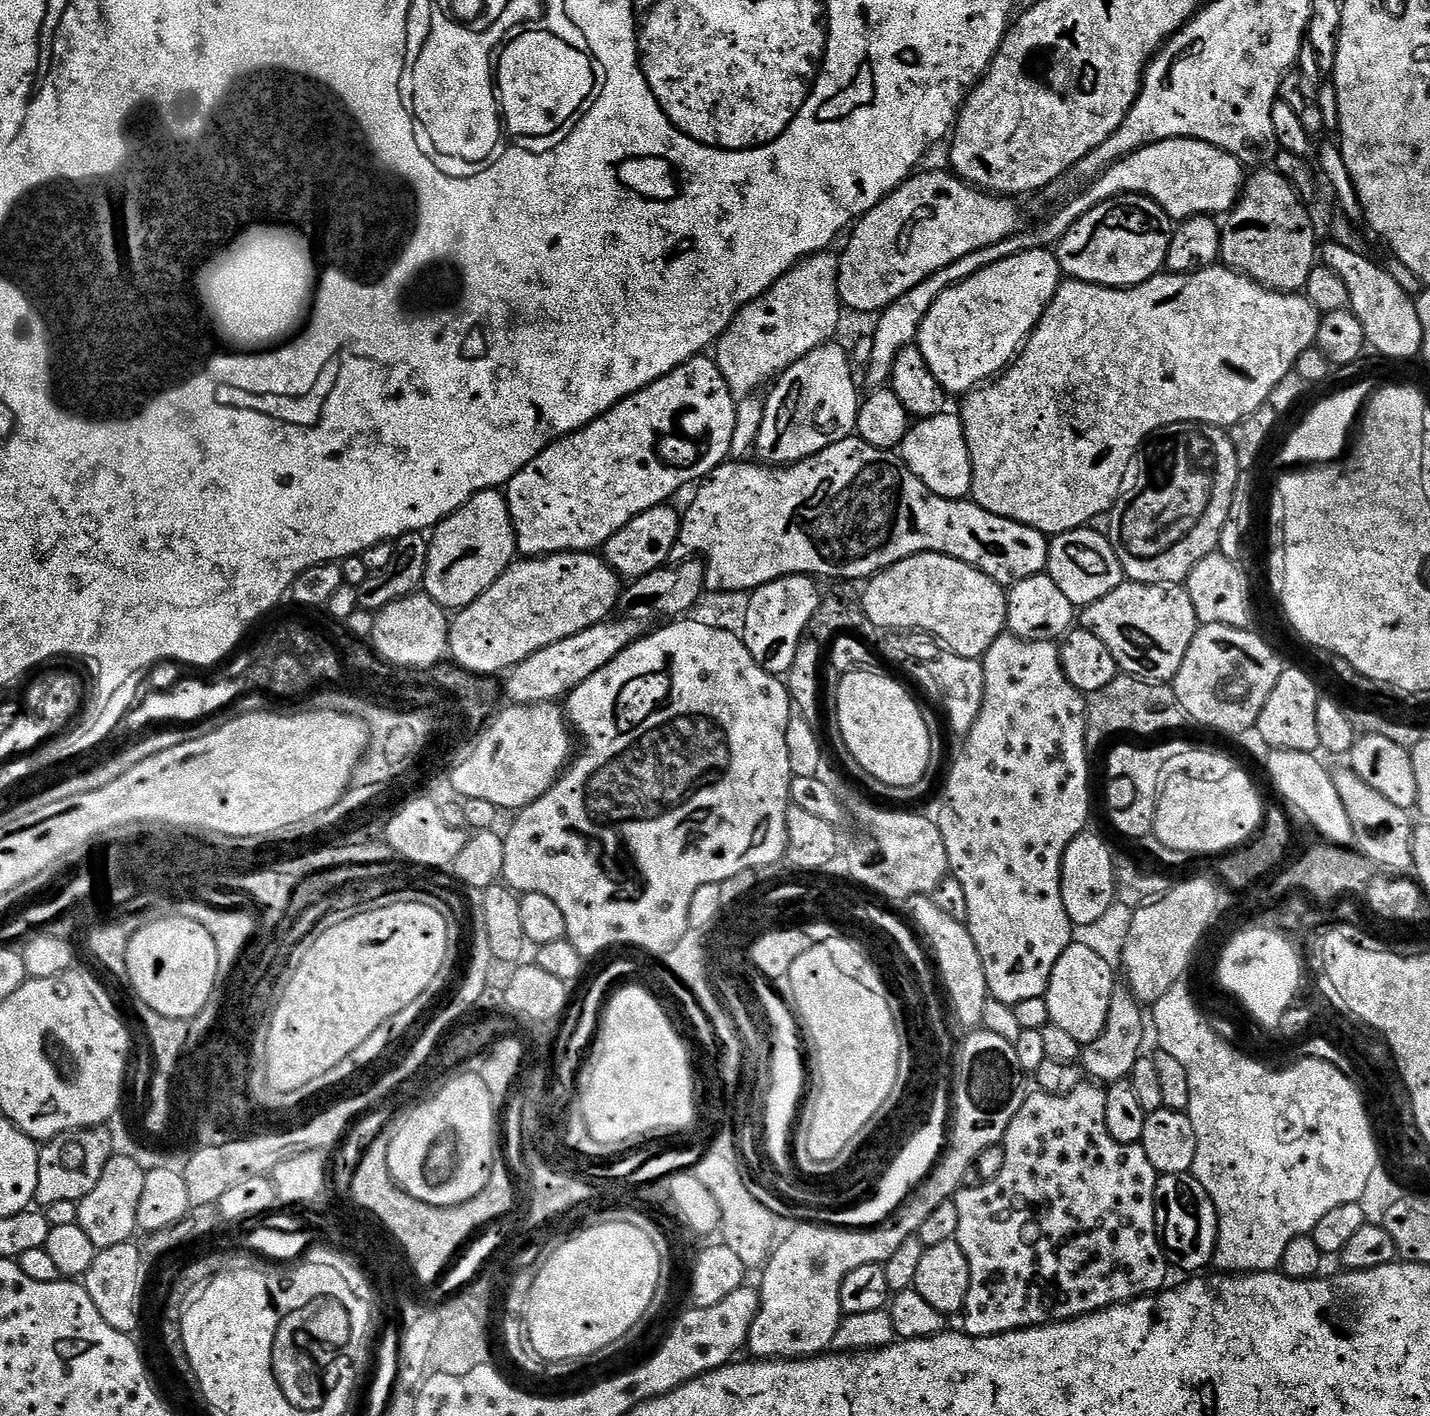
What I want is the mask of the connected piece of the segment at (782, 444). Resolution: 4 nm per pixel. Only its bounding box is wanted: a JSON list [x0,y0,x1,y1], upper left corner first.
[754,343,862,466]

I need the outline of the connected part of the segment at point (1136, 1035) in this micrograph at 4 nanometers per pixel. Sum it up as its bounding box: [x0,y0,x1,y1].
[1078,986,1146,1086]

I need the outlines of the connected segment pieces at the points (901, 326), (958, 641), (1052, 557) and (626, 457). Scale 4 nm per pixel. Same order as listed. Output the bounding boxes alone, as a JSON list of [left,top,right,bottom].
[[866,137,1246,390],[863,552,1008,660],[1046,526,1126,606],[506,354,737,558]]

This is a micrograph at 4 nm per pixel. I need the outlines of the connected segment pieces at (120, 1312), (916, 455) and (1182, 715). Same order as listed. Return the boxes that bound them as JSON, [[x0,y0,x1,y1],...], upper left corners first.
[[82,1242,146,1334],[899,410,972,500],[1086,674,1190,750]]

